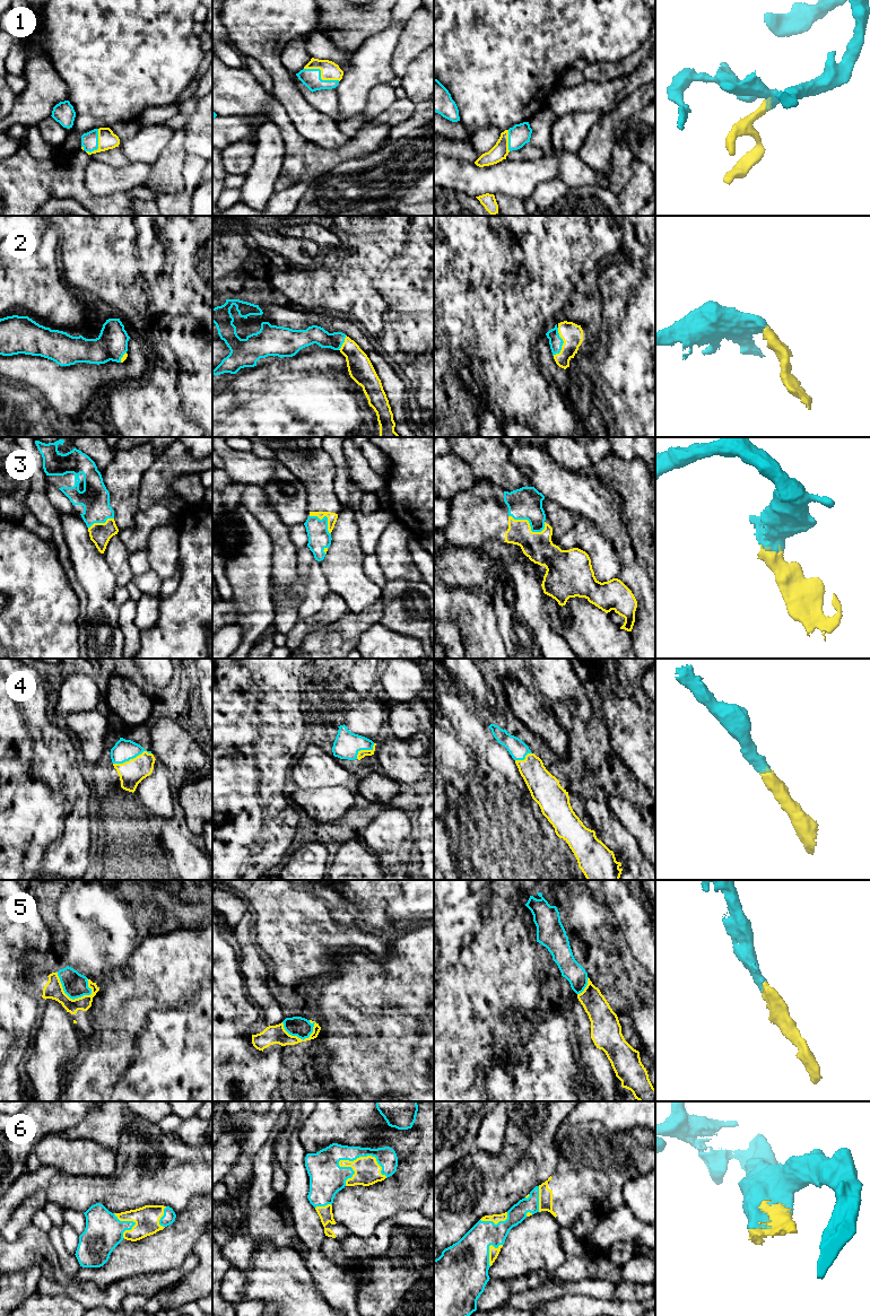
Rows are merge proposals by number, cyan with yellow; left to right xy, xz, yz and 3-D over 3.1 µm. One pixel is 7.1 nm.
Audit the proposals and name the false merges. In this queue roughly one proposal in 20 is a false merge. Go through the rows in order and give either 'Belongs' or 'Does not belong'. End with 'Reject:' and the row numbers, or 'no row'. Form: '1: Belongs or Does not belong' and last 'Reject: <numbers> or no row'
1: Belongs
2: Belongs
3: Belongs
4: Belongs
5: Belongs
6: Belongs
Reject: no row

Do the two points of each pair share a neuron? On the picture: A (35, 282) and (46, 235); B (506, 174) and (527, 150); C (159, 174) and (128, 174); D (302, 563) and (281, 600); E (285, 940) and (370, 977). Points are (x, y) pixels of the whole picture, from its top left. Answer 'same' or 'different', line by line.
A: same
B: different
C: different
D: same
E: different

